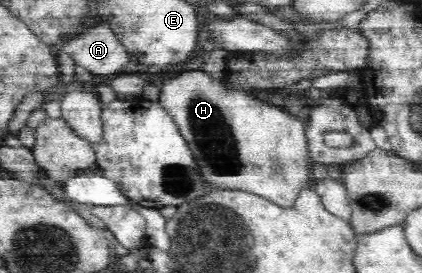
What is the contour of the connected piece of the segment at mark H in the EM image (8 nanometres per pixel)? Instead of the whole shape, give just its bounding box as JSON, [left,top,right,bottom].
[158,68,313,207]

